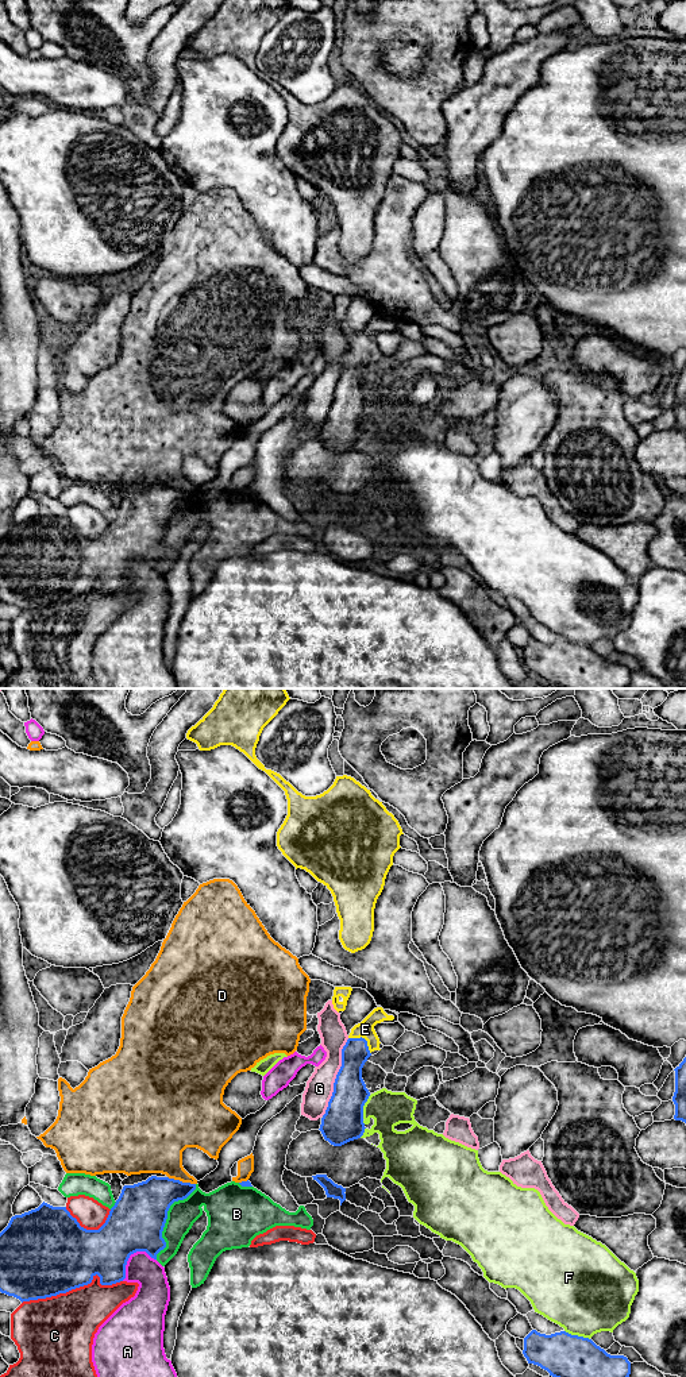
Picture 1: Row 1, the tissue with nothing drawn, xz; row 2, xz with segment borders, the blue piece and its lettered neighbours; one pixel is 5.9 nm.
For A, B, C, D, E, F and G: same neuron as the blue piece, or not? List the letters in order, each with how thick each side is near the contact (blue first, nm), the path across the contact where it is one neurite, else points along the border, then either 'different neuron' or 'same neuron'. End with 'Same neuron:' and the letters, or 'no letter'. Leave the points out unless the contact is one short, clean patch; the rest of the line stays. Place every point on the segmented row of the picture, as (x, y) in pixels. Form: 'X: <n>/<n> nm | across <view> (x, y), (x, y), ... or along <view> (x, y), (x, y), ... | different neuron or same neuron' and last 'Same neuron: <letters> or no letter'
A: 340/180 nm | different neuron
B: 340/170 nm | different neuron
C: 480/380 nm | different neuron
D: 260/300 nm | different neuron
E: 160/100 nm | across xz (355, 1052), (363, 1038), (365, 1029) | same neuron
F: 260/480 nm | different neuron
G: 240/160 nm | different neuron
Same neuron: E

